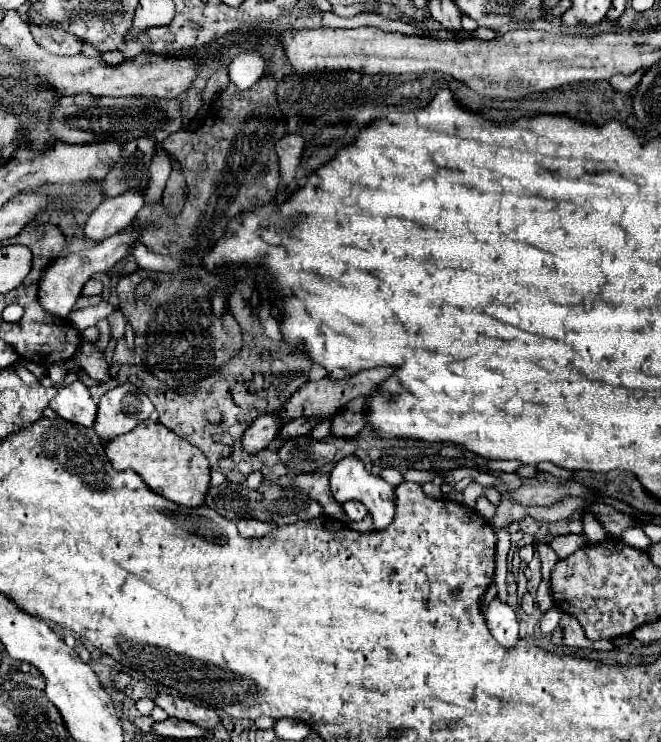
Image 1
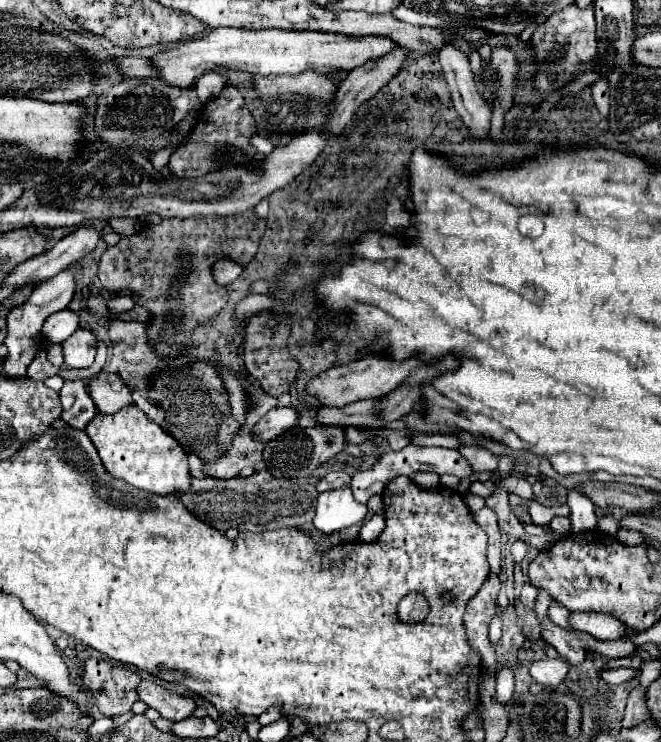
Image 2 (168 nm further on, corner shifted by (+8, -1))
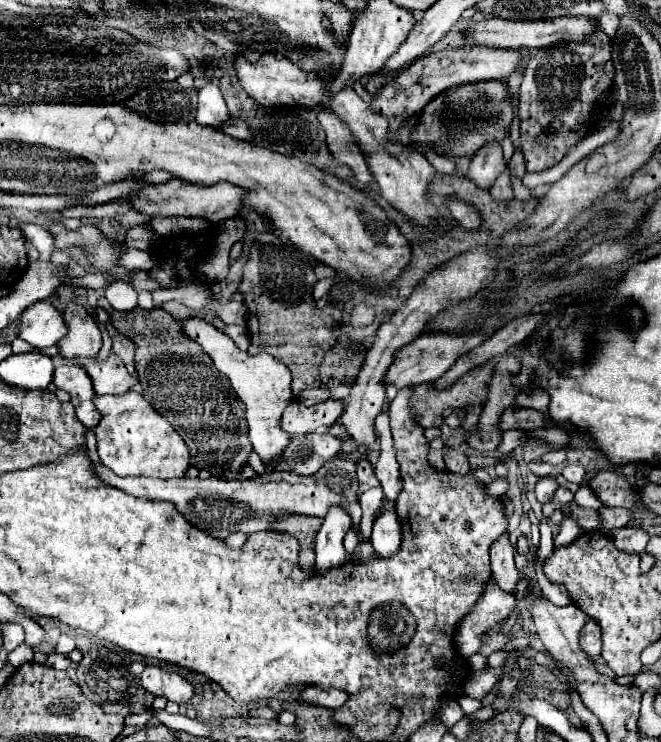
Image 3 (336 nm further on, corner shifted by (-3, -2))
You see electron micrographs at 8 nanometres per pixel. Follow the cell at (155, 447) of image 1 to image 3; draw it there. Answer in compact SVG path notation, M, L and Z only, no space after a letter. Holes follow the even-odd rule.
M131 390L119 396L93 396L95 408L101 412L101 422L95 428L97 444L99 444L99 458L101 462L113 470L117 476L151 476L151 478L181 478L189 468L189 448L183 444L183 438L145 402L145 398Z

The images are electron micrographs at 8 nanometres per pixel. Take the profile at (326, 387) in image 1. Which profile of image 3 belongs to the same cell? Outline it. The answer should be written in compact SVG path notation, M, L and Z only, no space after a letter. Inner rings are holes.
M485 332L479 334L425 334L421 338L417 338L415 342L403 346L397 354L395 354L395 362L391 364L385 382L387 384L395 384L397 388L405 388L405 386L417 386L421 382L429 382L429 380L437 380L441 378L453 364L455 360L469 352L471 348L479 346L483 340L487 338Z

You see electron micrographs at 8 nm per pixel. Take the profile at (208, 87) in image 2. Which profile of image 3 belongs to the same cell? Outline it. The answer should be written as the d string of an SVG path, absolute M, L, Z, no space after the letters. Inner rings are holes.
M205 84L199 90L199 102L197 102L197 122L211 128L221 128L221 124L229 118L223 94L217 84Z

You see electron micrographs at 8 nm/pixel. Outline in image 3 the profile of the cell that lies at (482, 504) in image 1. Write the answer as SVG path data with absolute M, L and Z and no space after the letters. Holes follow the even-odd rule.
M497 478L489 484L489 494L491 496L503 496L503 494L507 494L507 488L509 488L509 480L507 478Z

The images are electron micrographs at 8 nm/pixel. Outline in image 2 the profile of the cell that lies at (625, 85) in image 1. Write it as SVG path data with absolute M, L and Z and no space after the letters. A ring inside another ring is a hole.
M600 77L596 83L592 83L590 89L592 89L592 97L594 97L594 103L596 103L598 111L600 111L602 115L608 115L608 107L610 107L610 103L608 103L608 93L610 93L608 79Z

